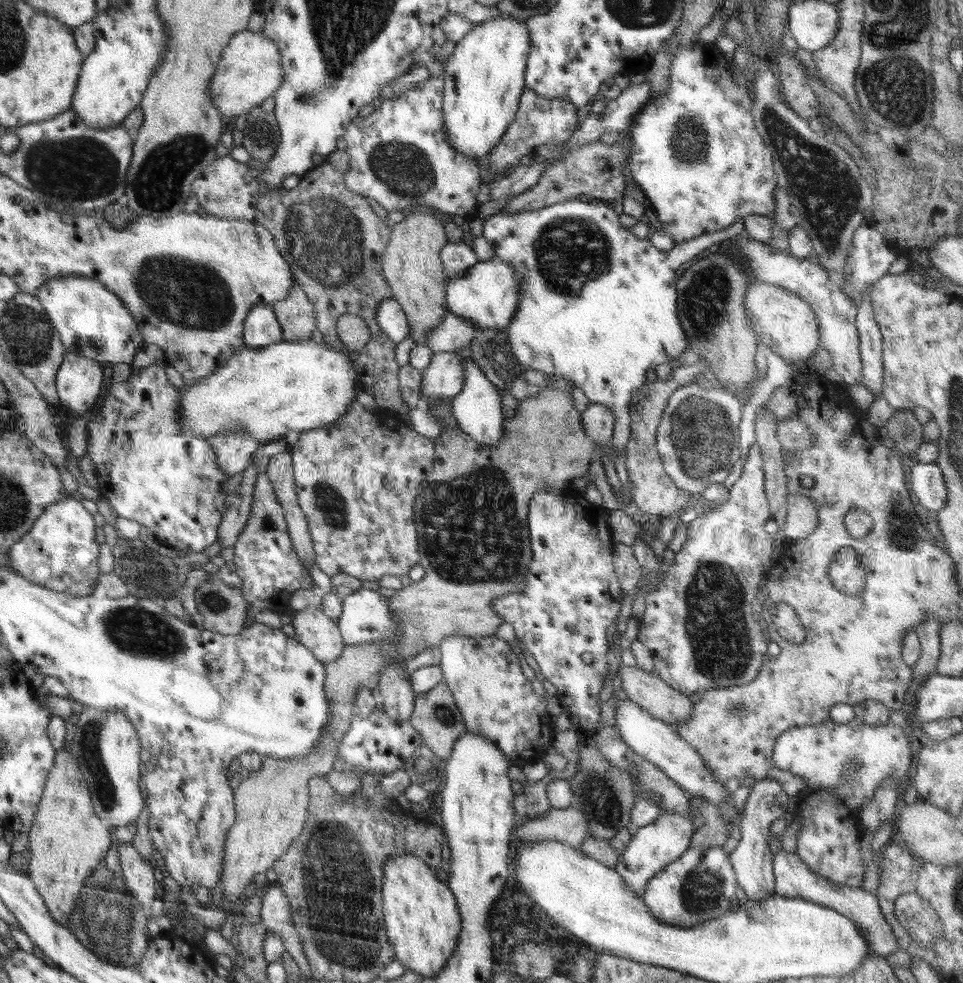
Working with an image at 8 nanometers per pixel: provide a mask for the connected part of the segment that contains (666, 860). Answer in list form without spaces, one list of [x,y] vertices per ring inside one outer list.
[[[665,811],[654,823],[638,827],[613,868],[623,878],[625,885],[635,892],[636,896],[642,897],[645,893],[645,884],[689,848],[690,839],[695,832],[696,827],[692,819]]]

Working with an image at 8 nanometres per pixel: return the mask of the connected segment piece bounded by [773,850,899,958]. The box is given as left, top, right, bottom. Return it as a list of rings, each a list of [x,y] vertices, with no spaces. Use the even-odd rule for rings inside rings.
[[[782,850],[773,857],[773,873],[775,876],[775,892],[778,895],[812,901],[833,908],[836,912],[853,920],[857,927],[863,930],[863,937],[869,942],[870,954],[885,958],[888,954],[894,954],[898,950],[899,944],[896,942],[891,926],[882,914],[877,895],[866,891],[862,886],[858,888],[840,886],[830,879],[812,872],[801,862],[796,853],[786,853]]]

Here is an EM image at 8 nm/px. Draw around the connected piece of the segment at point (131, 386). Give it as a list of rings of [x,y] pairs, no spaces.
[[[152,364],[148,367],[143,367],[134,371],[134,374],[126,380],[126,382],[111,383],[109,385],[109,394],[106,397],[99,409],[96,417],[93,418],[87,425],[89,428],[87,440],[87,451],[92,459],[92,464],[96,468],[96,475],[101,484],[98,492],[100,496],[108,498],[111,502],[110,506],[116,510],[118,516],[122,518],[128,518],[128,520],[135,520],[142,526],[146,526],[148,530],[151,530],[160,544],[164,544],[168,547],[183,549],[189,552],[202,552],[205,548],[214,544],[218,539],[219,524],[223,520],[223,516],[227,512],[226,503],[224,498],[226,496],[228,477],[221,471],[221,467],[216,462],[215,450],[211,447],[207,439],[194,436],[193,434],[187,434],[181,430],[181,414],[179,414],[180,401],[182,400],[182,391],[180,388],[168,382],[168,377],[164,372],[165,368],[156,364]]]

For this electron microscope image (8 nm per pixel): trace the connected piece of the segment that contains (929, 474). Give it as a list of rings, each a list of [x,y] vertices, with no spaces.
[[[920,463],[910,470],[910,488],[919,503],[928,511],[939,511],[945,507],[947,488],[940,467],[934,463]]]

